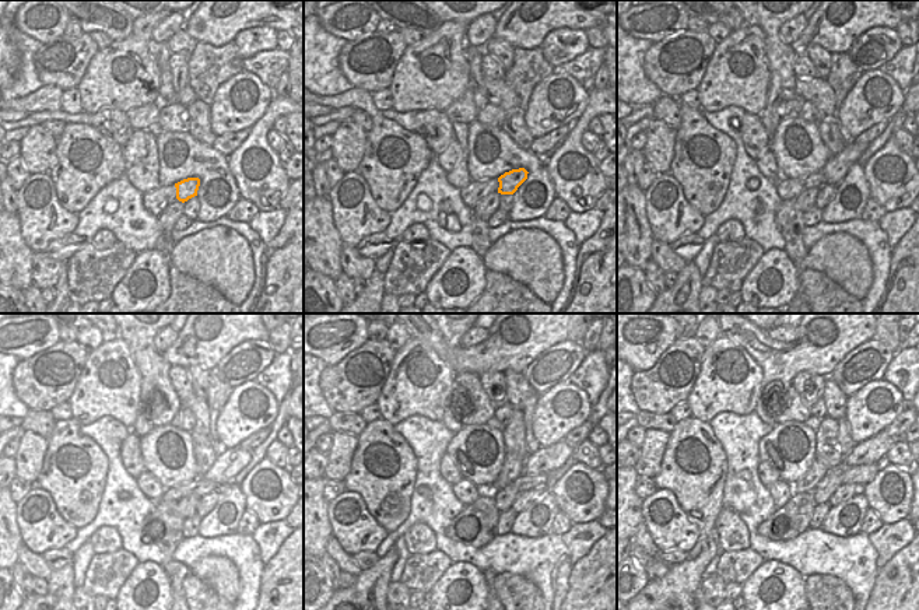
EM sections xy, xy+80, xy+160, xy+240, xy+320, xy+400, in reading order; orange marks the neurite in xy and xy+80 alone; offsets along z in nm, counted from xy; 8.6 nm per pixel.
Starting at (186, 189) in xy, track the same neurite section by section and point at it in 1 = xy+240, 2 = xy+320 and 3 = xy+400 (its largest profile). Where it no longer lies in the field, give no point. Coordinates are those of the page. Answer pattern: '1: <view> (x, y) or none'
1: xy+240 (230, 462)
2: xy+320 (544, 460)
3: xy+400 (869, 452)

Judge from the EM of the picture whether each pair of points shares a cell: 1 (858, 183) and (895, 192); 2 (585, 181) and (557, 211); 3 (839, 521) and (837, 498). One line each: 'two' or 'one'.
1: two
2: two
3: two

